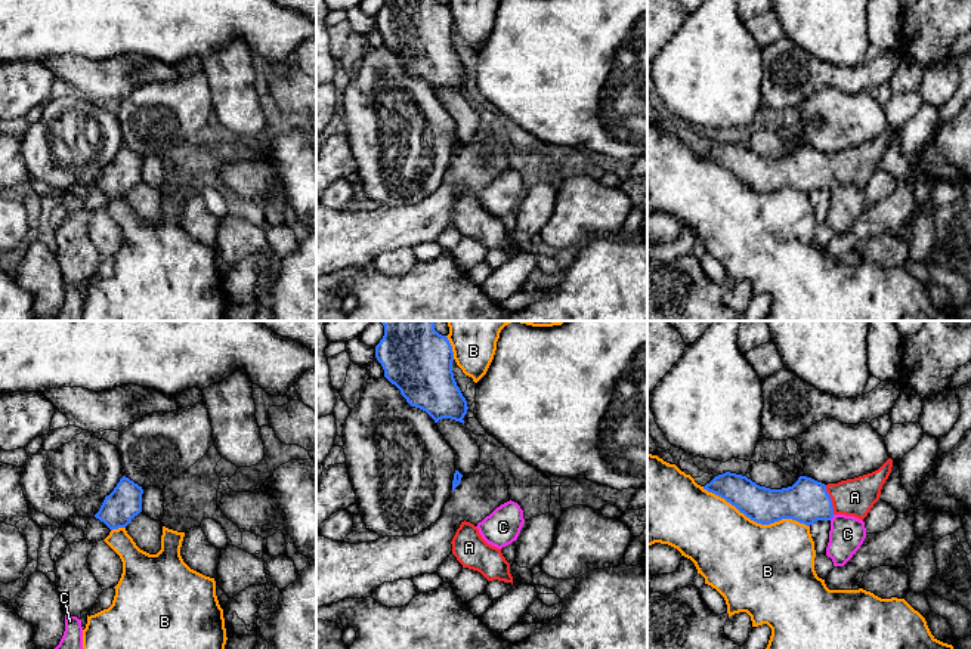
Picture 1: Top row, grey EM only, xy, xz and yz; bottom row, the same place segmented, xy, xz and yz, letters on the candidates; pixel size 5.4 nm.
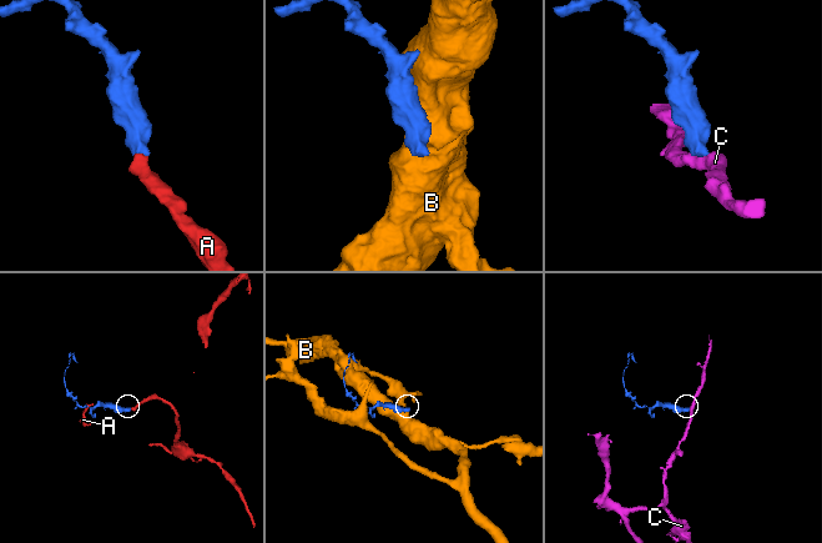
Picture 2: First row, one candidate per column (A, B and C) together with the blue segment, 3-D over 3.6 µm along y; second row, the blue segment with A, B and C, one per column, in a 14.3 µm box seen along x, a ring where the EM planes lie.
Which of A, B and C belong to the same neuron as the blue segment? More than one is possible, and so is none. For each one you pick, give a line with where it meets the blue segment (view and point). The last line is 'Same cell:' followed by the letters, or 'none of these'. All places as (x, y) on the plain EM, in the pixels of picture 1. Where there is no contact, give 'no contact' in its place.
A: contact yz (831, 169)
Same cell: A

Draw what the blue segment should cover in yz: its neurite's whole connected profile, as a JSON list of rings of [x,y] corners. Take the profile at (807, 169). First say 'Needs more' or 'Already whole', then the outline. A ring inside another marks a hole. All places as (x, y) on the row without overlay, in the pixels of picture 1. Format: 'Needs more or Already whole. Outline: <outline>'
Needs more. Outline: [[[888,127],[872,142],[828,154],[800,145],[792,155],[782,158],[760,155],[746,145],[726,140],[703,158],[724,167],[761,194],[792,188],[810,195],[817,189],[831,189],[835,183],[863,189],[879,169],[891,136],[893,129]]]

